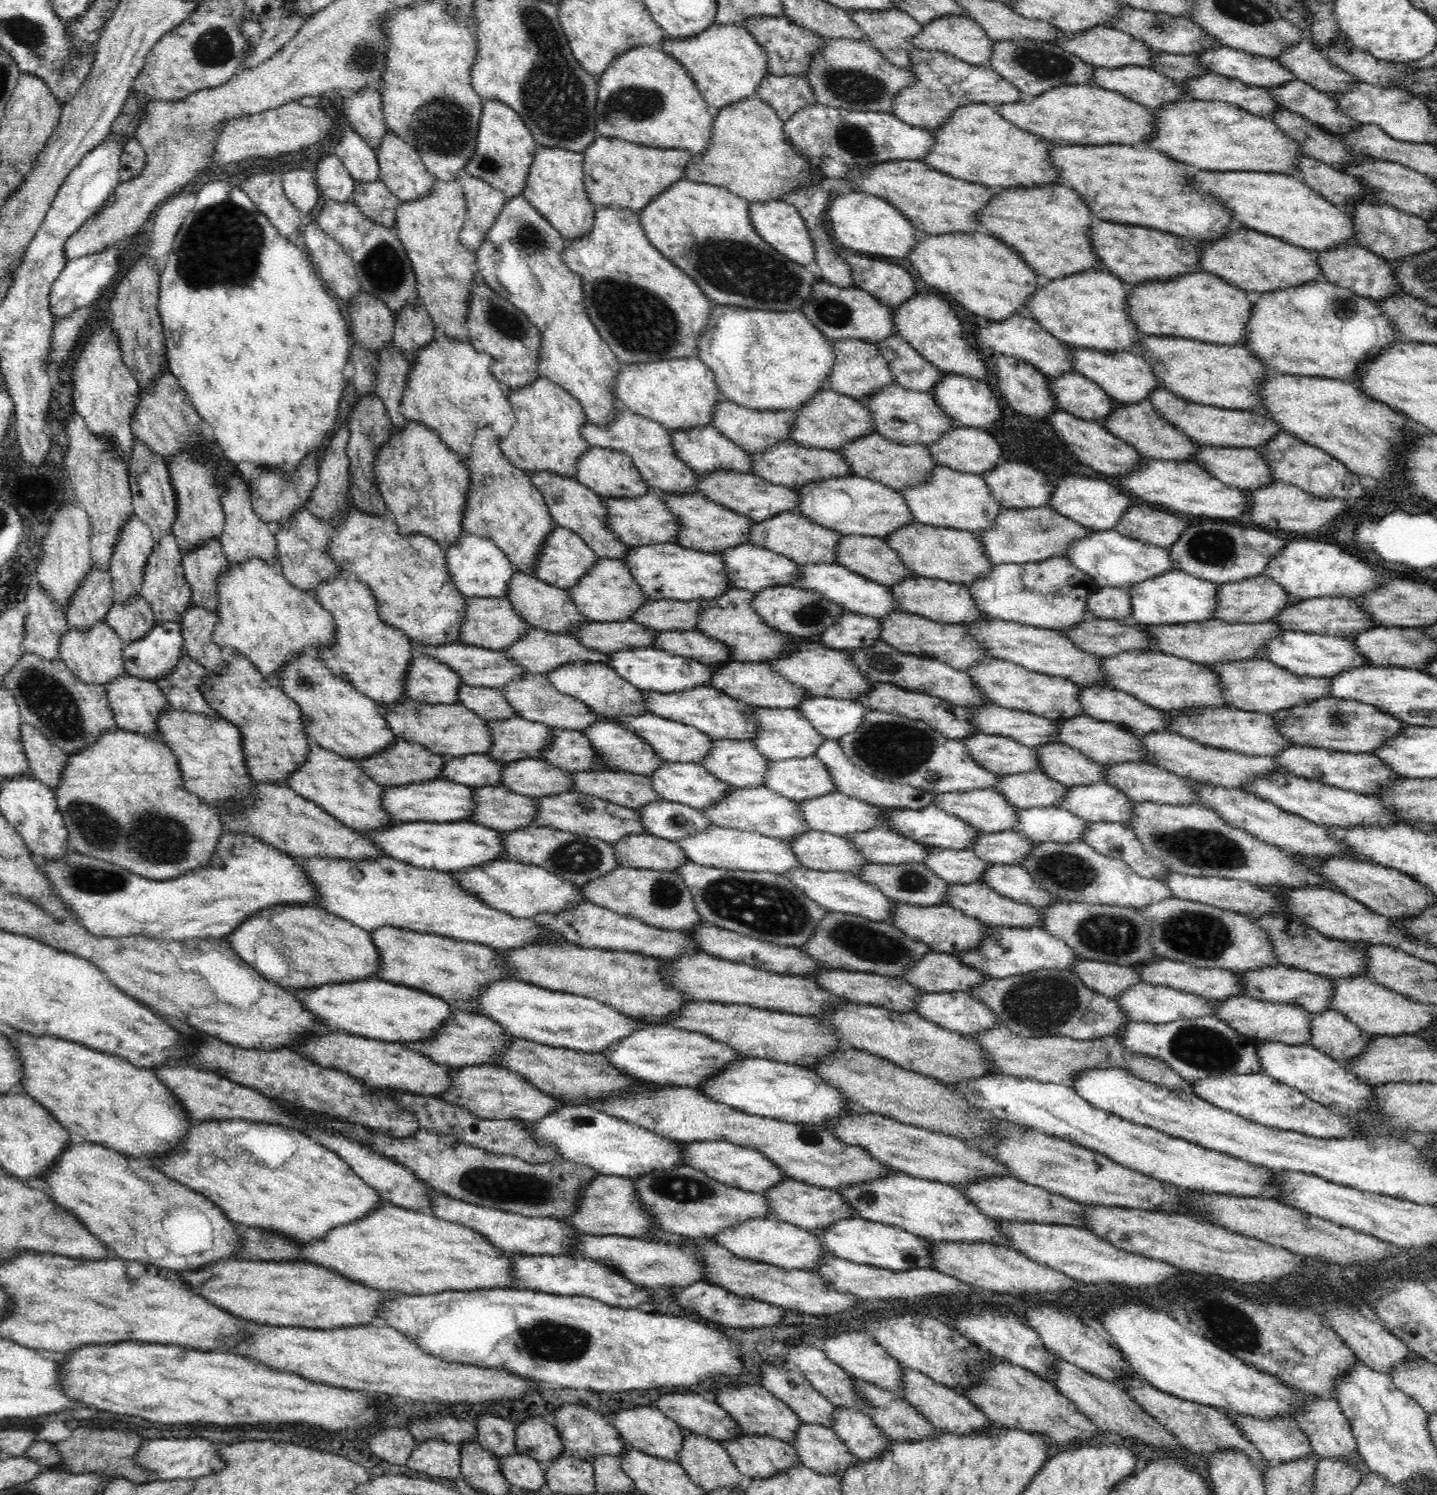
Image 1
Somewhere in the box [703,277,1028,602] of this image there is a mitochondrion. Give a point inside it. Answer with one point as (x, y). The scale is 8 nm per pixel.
(836, 314)

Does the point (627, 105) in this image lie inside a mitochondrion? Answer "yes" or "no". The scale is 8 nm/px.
yes

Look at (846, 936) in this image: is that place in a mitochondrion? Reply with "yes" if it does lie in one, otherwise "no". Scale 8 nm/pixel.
yes

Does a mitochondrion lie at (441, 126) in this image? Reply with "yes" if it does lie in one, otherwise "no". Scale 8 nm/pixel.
yes

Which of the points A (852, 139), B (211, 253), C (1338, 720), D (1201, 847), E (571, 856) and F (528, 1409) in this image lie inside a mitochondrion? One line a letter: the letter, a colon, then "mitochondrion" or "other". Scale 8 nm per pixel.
A: mitochondrion
B: mitochondrion
C: mitochondrion
D: mitochondrion
E: mitochondrion
F: other

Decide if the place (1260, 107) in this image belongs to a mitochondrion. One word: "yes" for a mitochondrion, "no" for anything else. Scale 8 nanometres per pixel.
no

